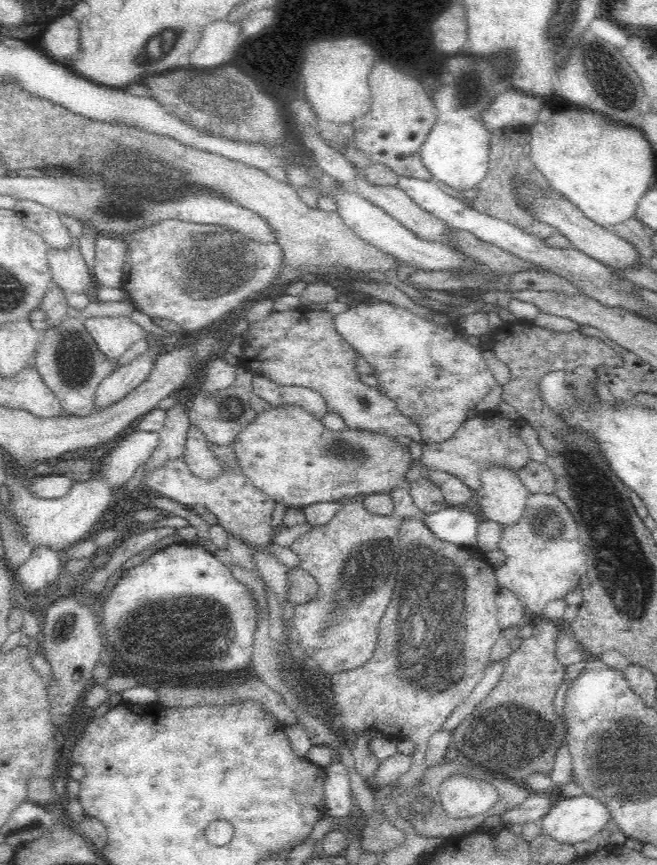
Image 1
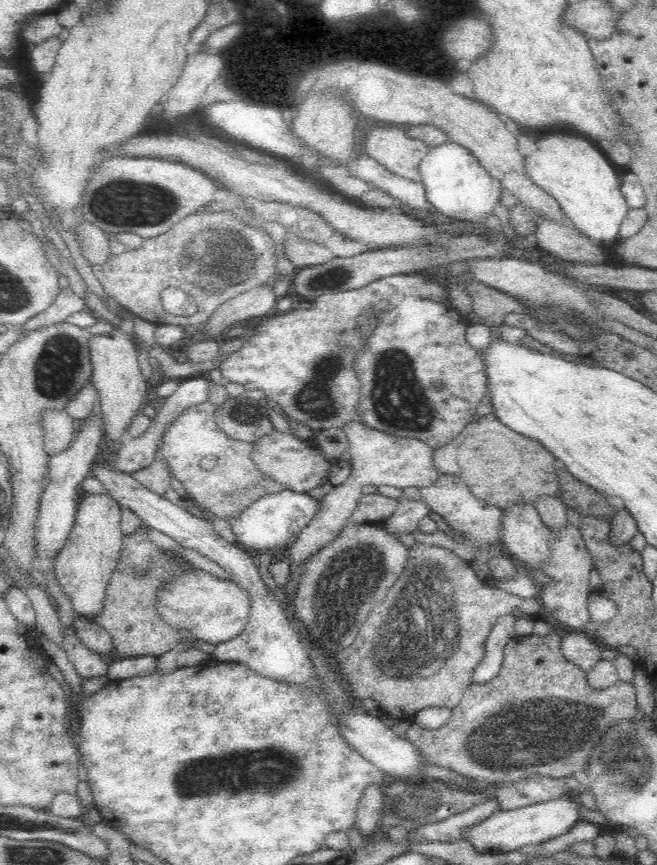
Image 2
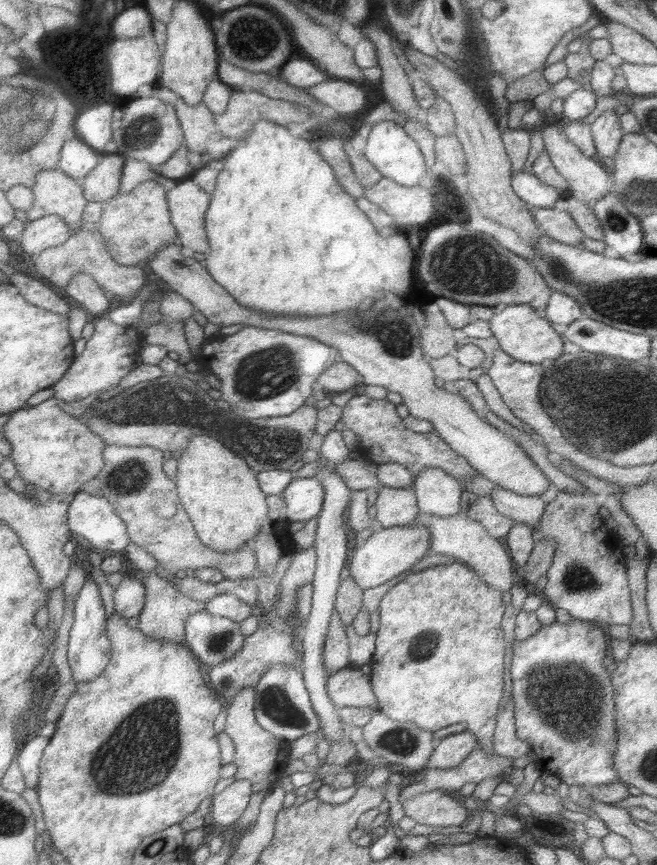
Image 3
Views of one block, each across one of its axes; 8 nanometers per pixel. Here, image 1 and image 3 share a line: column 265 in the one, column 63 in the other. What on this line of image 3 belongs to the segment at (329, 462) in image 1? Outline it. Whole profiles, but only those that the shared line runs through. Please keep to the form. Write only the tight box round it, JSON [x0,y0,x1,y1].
[3,398,105,494]

